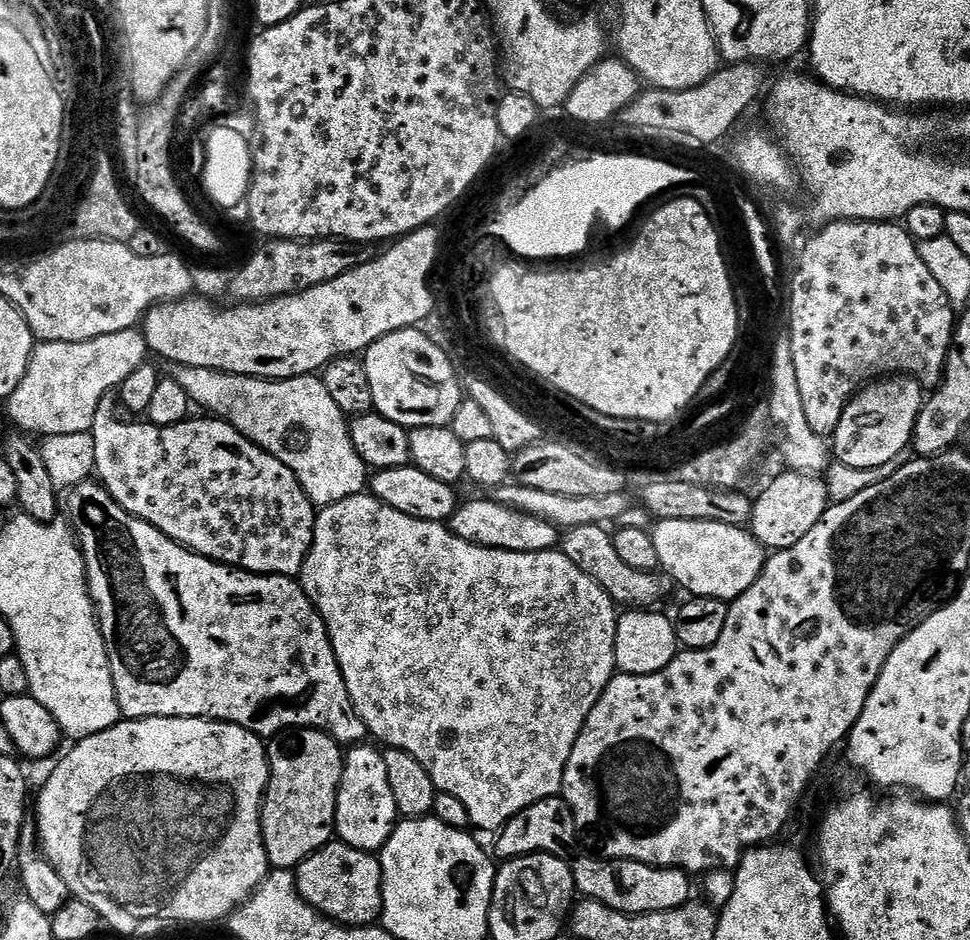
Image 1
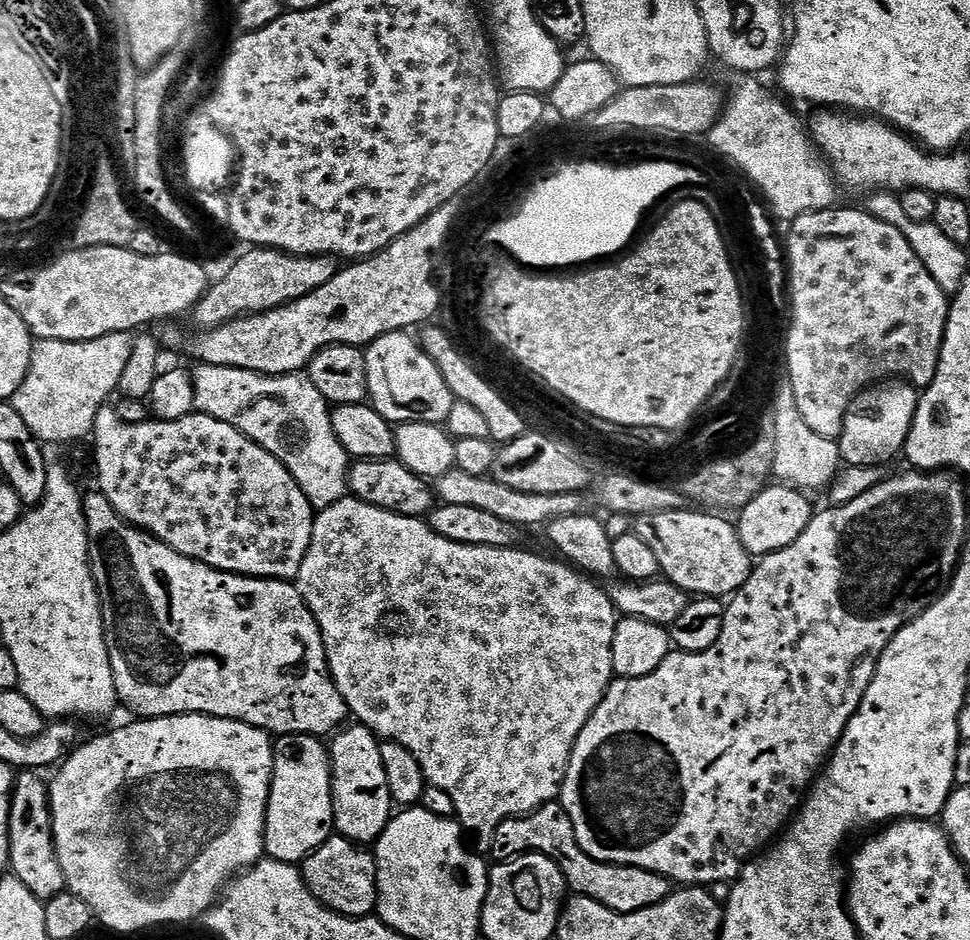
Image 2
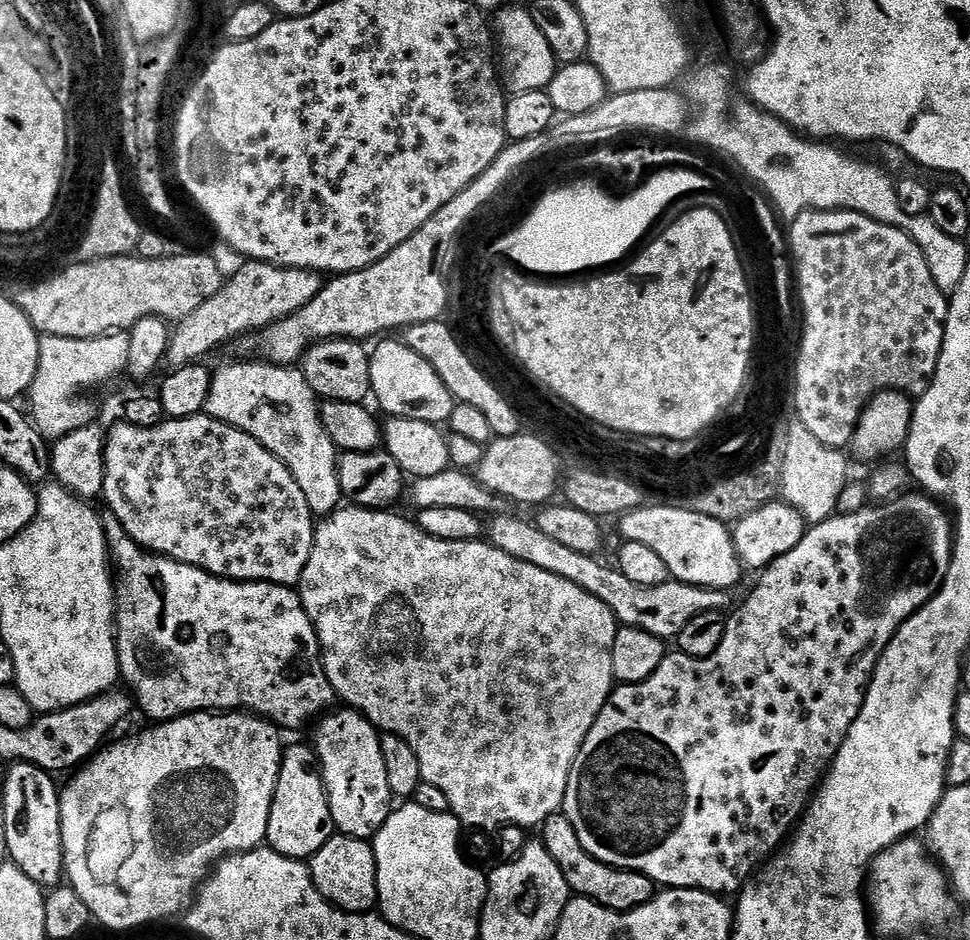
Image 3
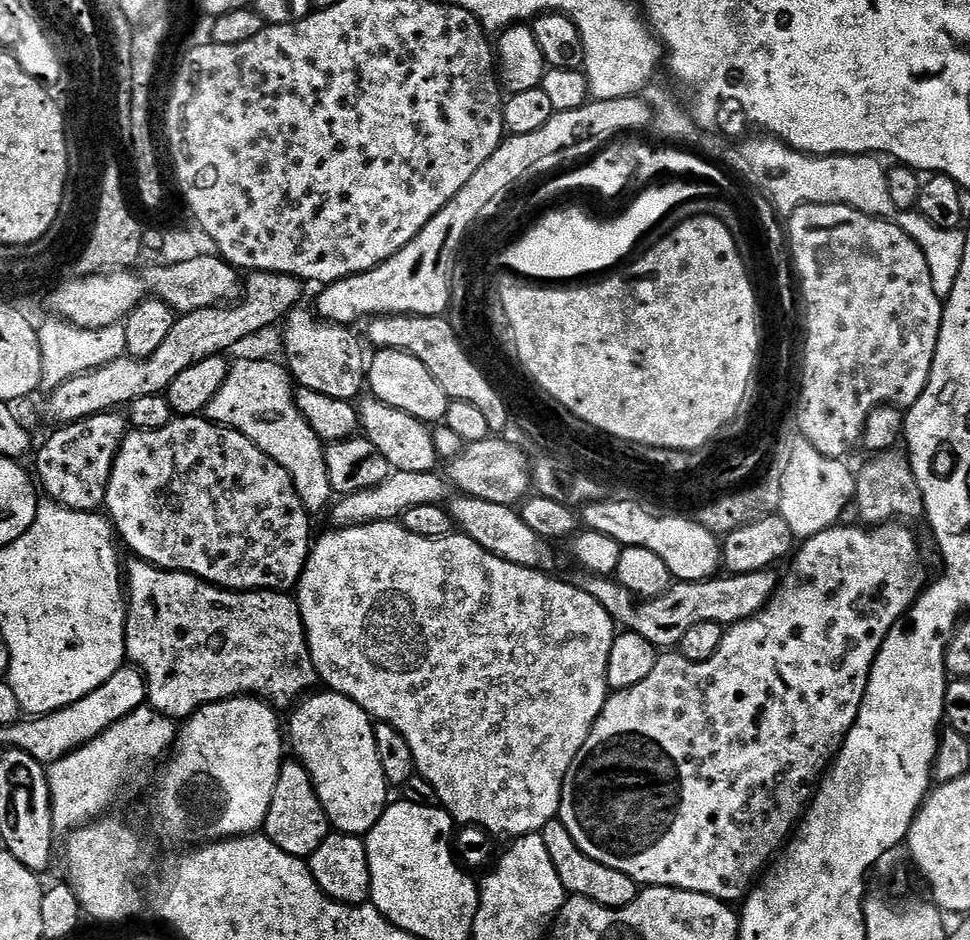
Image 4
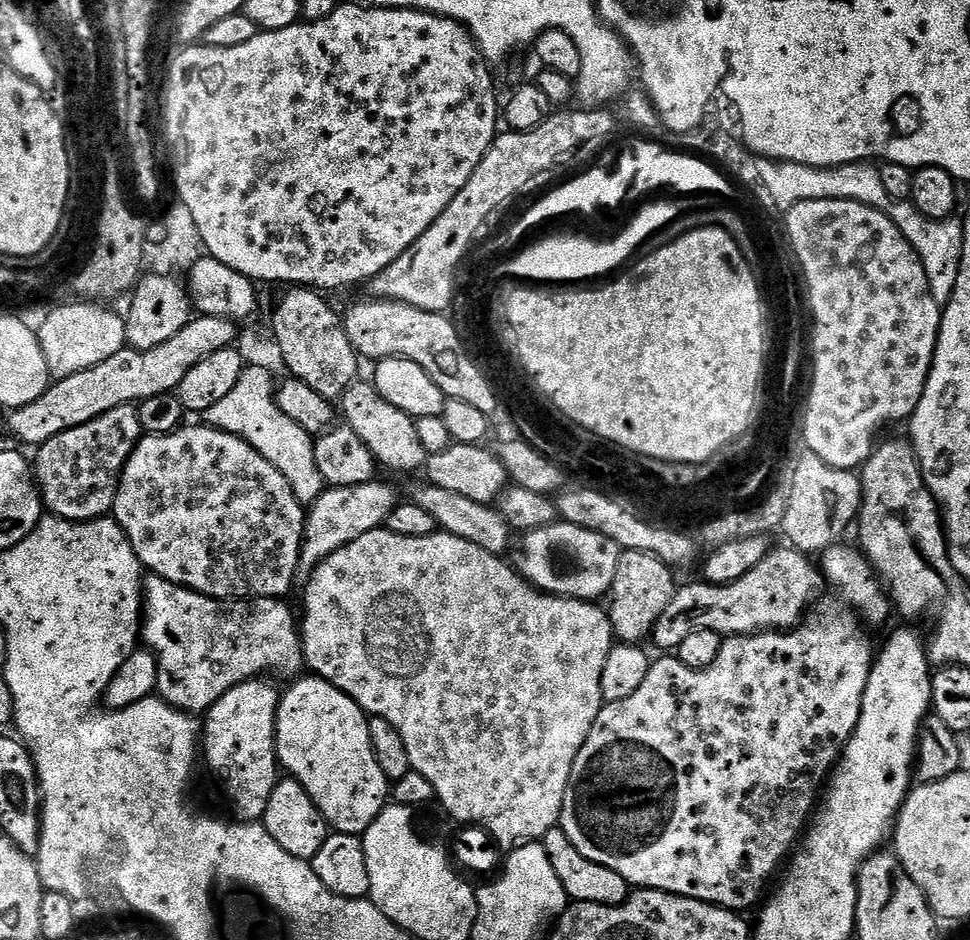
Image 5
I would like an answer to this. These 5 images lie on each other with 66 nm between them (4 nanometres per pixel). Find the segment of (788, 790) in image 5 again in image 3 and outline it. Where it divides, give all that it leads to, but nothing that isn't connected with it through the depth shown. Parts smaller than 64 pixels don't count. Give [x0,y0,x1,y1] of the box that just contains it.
[562,492,954,894]

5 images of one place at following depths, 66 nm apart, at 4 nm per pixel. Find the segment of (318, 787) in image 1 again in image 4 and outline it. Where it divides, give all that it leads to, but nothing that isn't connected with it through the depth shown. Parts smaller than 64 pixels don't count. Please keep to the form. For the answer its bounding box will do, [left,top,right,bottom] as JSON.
[263,762,330,858]

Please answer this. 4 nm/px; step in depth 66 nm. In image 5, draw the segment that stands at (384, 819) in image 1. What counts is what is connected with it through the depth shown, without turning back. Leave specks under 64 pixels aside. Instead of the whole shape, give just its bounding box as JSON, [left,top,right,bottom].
[276,674,390,836]

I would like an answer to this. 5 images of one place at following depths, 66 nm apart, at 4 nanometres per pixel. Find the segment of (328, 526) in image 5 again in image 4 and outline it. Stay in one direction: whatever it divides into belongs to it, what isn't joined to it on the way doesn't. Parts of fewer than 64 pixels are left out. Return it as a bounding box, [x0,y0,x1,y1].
[331,471,450,526]

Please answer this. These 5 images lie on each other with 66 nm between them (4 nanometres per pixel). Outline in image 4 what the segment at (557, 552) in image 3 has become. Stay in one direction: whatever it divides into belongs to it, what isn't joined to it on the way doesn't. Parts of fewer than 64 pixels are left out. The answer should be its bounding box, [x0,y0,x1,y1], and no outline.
[447,494,778,650]

